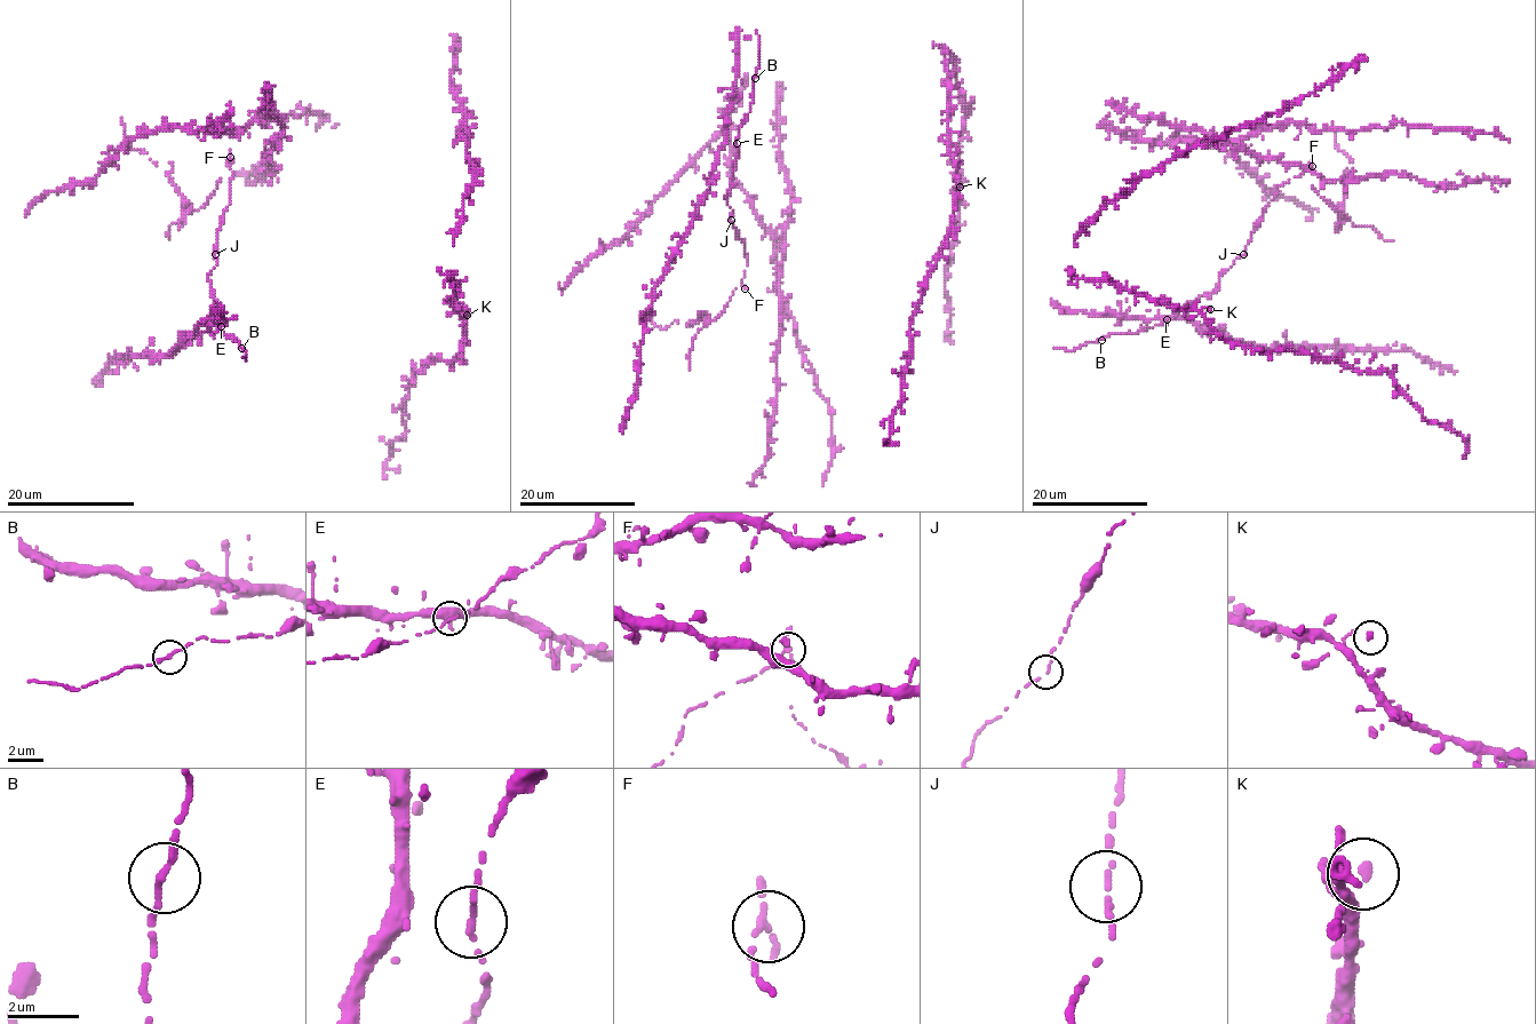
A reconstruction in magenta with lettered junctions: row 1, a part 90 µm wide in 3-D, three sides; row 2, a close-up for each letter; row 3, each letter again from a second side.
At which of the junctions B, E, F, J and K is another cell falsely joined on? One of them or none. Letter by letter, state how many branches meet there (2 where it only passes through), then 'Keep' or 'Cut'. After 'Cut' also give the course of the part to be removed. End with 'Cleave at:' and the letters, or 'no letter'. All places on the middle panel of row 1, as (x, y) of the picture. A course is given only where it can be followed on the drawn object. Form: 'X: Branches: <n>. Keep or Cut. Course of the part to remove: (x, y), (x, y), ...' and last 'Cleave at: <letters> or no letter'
B: Branches: 2. Keep
E: Branches: 1. Keep
F: Branches: 2. Cut
J: Branches: 2. Keep
K: Branches: 1. Keep
Cleave at: F

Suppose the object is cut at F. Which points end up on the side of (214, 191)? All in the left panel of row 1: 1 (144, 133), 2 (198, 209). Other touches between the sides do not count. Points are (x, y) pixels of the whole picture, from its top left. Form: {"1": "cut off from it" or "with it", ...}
{"1": "cut off from it", "2": "with it"}

